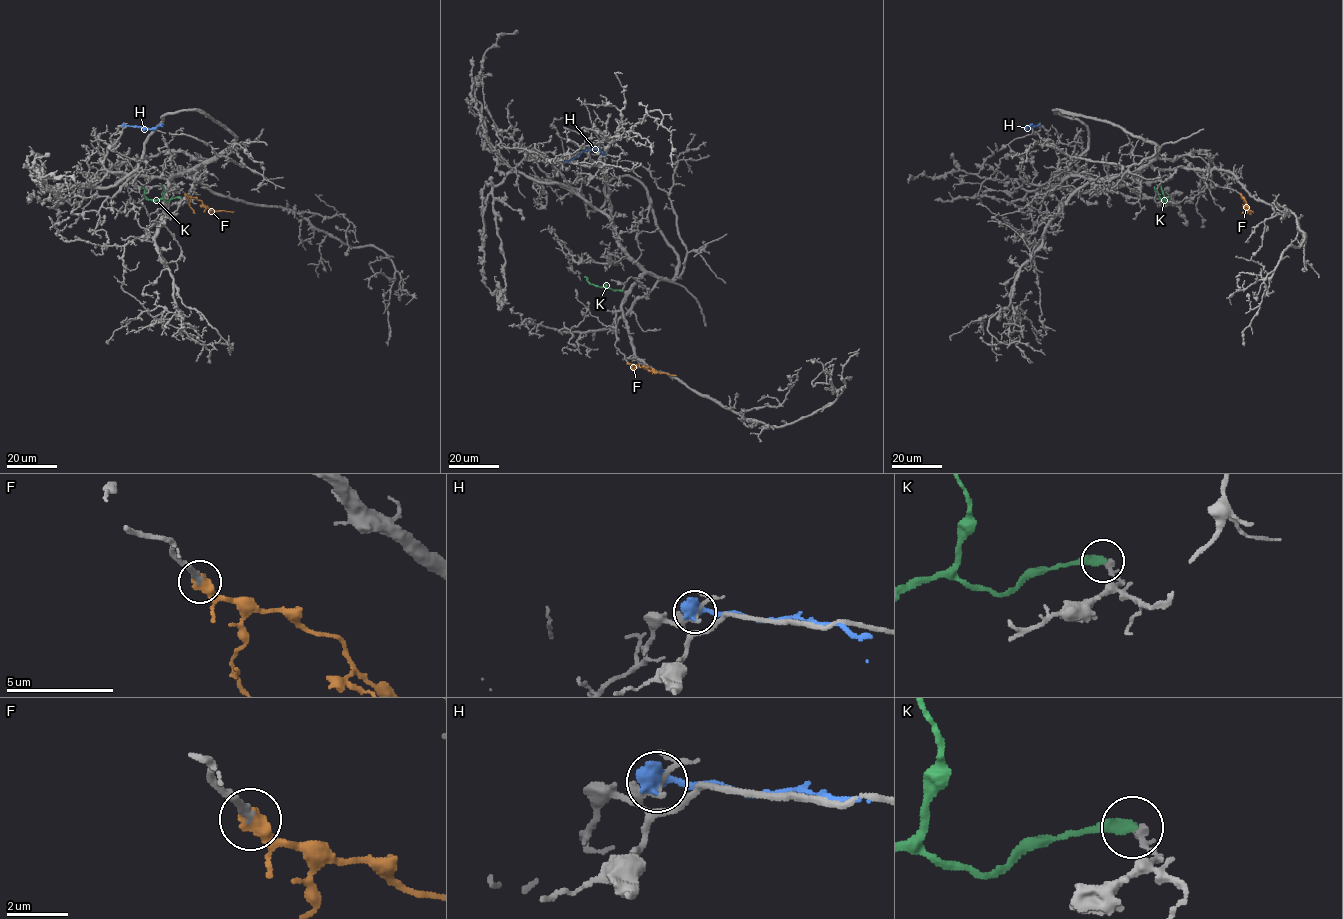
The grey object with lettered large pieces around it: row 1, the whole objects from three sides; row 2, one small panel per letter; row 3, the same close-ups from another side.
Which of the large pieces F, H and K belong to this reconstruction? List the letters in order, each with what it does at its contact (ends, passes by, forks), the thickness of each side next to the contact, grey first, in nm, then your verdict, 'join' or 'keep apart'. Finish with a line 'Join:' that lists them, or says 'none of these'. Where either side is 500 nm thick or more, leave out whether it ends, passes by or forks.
F: calibres 220 and 550 nm; join
H: calibres 150 and 600 nm; keep apart
K: it ends; calibres 240 and 400 nm; keep apart
Join: F

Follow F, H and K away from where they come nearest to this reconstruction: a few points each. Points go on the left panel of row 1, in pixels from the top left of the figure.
F: (185, 194), (200, 200), (211, 210), (233, 212)
H: (123, 125), (154, 129), (163, 124)
K: (179, 197), (168, 201), (149, 200), (141, 187)

